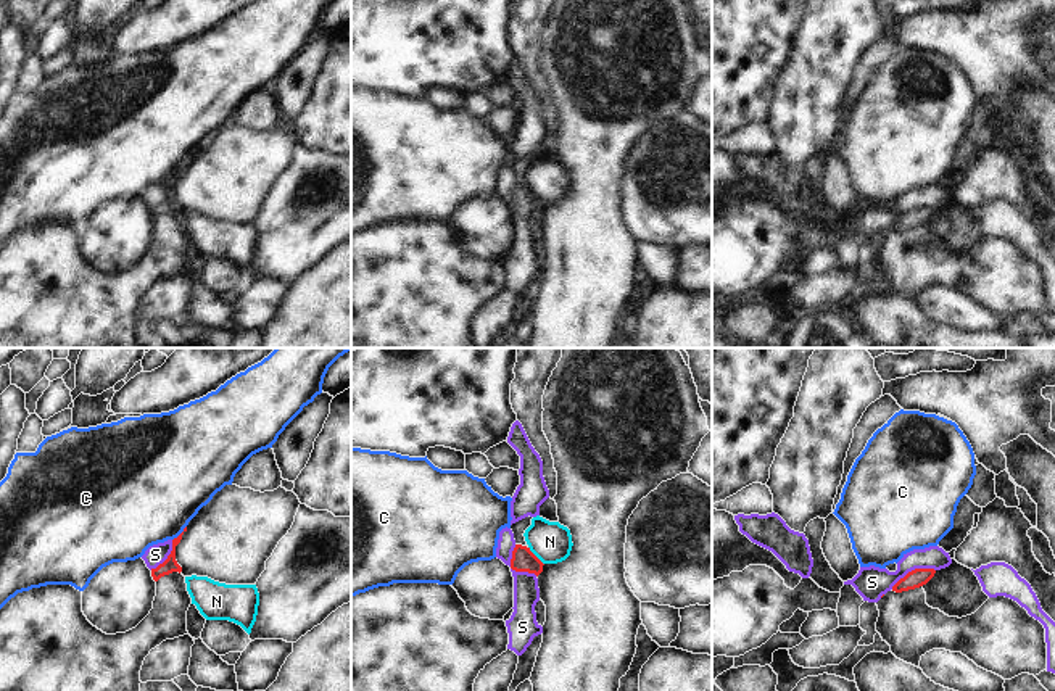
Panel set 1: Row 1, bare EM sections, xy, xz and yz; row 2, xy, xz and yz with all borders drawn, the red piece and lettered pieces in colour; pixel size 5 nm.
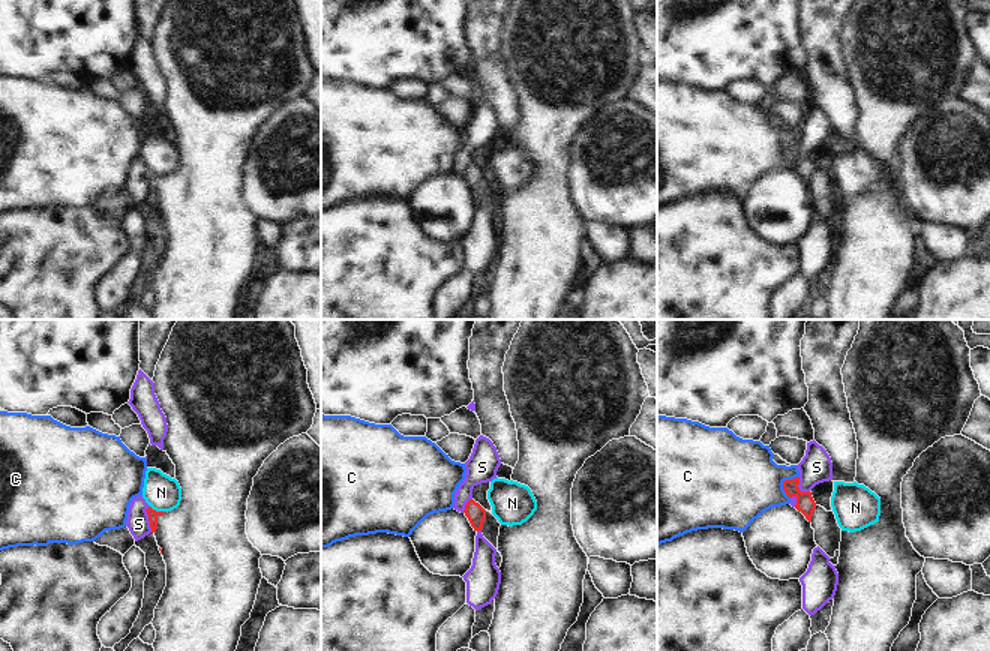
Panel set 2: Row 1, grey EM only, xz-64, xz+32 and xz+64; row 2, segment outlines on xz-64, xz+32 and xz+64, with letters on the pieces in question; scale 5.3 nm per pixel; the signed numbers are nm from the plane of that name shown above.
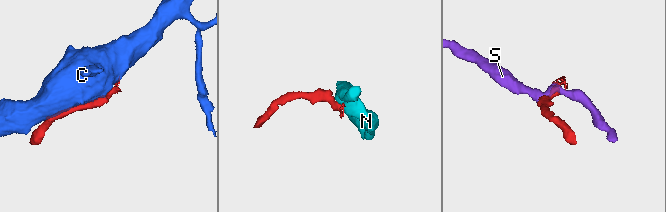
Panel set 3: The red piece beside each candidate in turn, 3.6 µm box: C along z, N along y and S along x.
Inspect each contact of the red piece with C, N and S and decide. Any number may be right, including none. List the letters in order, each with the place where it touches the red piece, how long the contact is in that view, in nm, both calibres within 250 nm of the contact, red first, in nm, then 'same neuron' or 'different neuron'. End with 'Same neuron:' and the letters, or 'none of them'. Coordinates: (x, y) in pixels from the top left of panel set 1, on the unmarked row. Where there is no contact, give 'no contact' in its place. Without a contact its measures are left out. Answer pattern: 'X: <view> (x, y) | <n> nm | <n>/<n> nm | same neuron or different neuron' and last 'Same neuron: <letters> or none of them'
C: xy (181, 173) | 100 nm | 70/480 nm | different neuron
N: xz (535, 195) | 120 nm | 110/200 nm | different neuron
S: xz (513, 208) | 200 nm | 110/130 nm | different neuron
Same neuron: none of them

